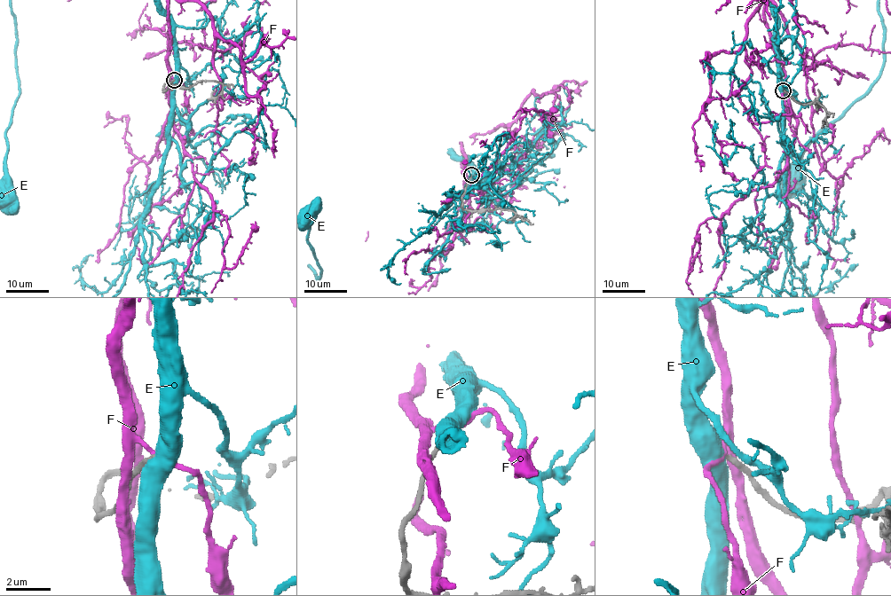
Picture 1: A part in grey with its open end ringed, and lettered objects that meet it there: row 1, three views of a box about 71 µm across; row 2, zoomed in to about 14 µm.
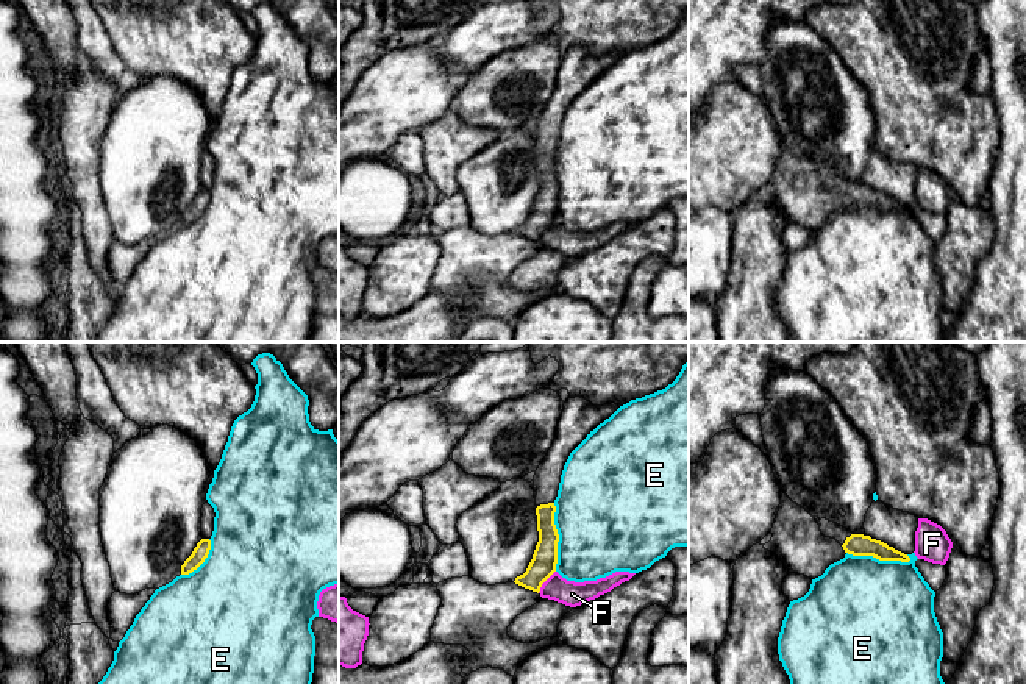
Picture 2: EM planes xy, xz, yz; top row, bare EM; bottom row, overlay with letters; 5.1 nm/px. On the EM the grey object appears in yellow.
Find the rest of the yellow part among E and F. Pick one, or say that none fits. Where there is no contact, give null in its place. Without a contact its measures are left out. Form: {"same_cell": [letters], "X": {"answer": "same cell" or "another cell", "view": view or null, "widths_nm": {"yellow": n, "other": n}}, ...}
{"same_cell": [], "E": {"answer": "another cell", "view": "yz", "widths_nm": {"yellow": 110, "other": 500}}, "F": {"answer": "another cell", "view": "xz", "widths_nm": {"yellow": 140, "other": 130}}}

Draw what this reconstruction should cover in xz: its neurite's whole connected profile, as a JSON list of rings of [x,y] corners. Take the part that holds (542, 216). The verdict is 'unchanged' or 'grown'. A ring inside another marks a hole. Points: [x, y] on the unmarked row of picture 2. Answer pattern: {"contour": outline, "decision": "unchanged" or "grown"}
{"contour": [[[584,47],[564,53],[556,87],[534,125],[539,192],[526,222],[515,228],[515,234],[539,244],[542,234],[556,222],[559,184],[554,175],[554,150],[564,116],[570,103],[617,59],[615,53],[593,56]]], "decision": "grown"}

